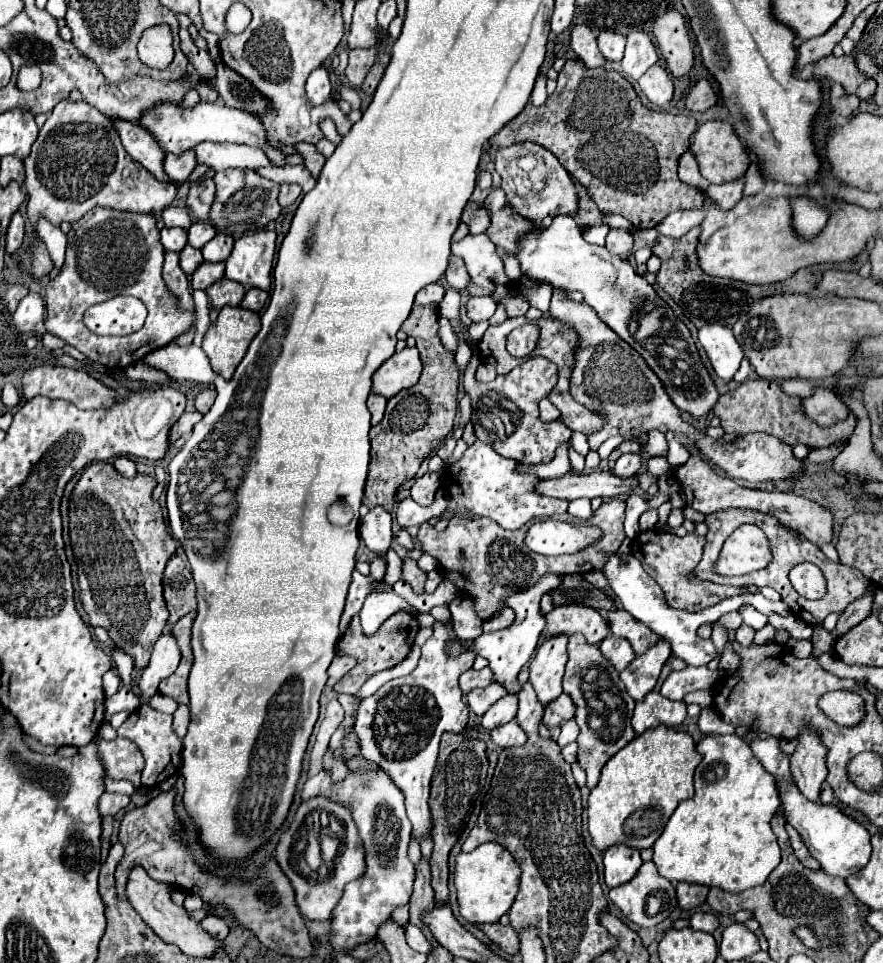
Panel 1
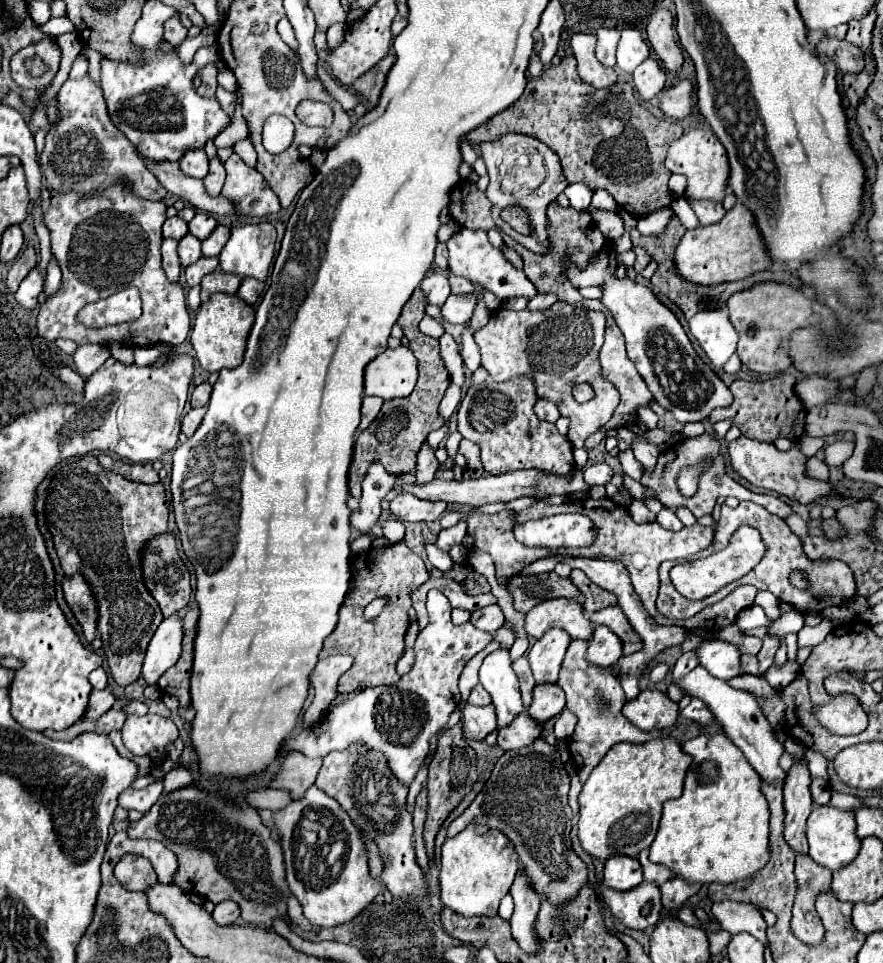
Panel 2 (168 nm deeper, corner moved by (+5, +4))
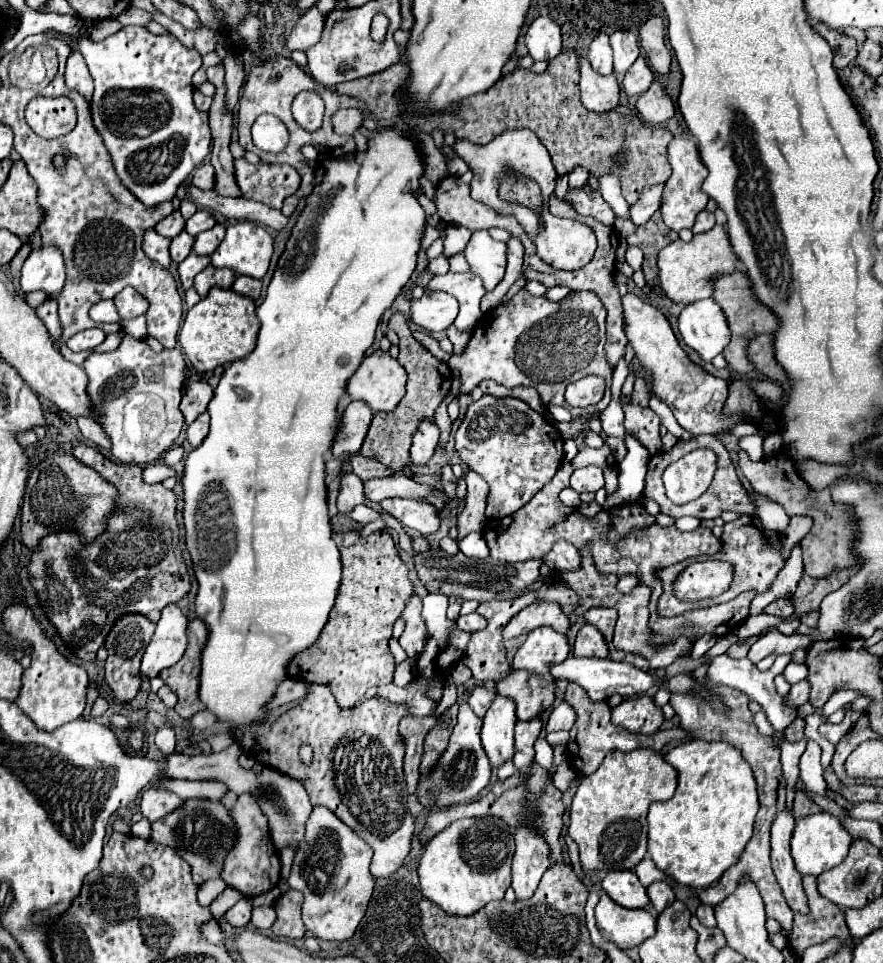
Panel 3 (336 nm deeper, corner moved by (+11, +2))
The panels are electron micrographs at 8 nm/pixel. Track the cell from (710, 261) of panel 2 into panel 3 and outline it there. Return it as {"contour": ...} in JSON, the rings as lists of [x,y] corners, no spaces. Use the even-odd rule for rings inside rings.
{"contour":[[[716,224],[710,232],[694,234],[690,242],[674,240],[670,246],[662,248],[658,254],[658,268],[660,268],[660,286],[664,294],[676,304],[692,304],[696,300],[710,298],[714,292],[714,280],[724,274],[736,272],[738,258],[730,250],[730,240],[726,226]]]}

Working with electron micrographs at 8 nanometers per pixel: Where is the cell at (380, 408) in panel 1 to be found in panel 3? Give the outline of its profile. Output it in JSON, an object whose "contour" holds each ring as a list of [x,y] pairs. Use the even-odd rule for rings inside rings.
{"contour":[[[362,400],[350,402],[342,414],[340,430],[336,434],[332,454],[342,456],[342,454],[358,452],[362,446],[362,440],[368,432],[370,420],[372,420],[372,410],[366,402],[362,402]]]}

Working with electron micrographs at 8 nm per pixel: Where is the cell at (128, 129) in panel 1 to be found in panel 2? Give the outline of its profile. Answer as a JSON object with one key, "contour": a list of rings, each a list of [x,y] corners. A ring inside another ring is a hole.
{"contour":[[[146,162],[146,166],[148,166],[148,170],[152,170],[152,174],[160,180],[160,184],[170,194],[186,200],[196,210],[210,212],[210,214],[236,214],[236,206],[230,198],[226,198],[222,194],[210,196],[204,188],[204,182],[184,174],[180,170],[178,162],[166,162],[162,166],[152,166],[150,162]]]}

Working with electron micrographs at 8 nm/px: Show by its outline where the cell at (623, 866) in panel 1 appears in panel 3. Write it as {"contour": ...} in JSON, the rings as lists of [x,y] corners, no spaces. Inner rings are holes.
{"contour":[[[630,870],[608,872],[602,880],[602,890],[624,908],[644,908],[650,904],[646,888],[638,882],[638,876]]]}

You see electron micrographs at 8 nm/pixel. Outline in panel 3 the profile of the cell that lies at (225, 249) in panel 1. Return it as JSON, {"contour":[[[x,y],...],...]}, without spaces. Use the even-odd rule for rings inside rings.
{"contour":[[[216,224],[214,228],[202,232],[194,242],[194,252],[202,254],[202,256],[210,256],[224,240],[224,234],[226,234],[226,228],[222,224]]]}

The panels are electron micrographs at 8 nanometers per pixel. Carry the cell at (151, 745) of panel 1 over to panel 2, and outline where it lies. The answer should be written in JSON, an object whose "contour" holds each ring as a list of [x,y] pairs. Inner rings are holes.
{"contour":[[[158,714],[146,716],[128,716],[122,726],[124,746],[132,754],[148,754],[150,758],[164,758],[166,744],[178,738],[178,728],[172,718],[164,718]]]}

